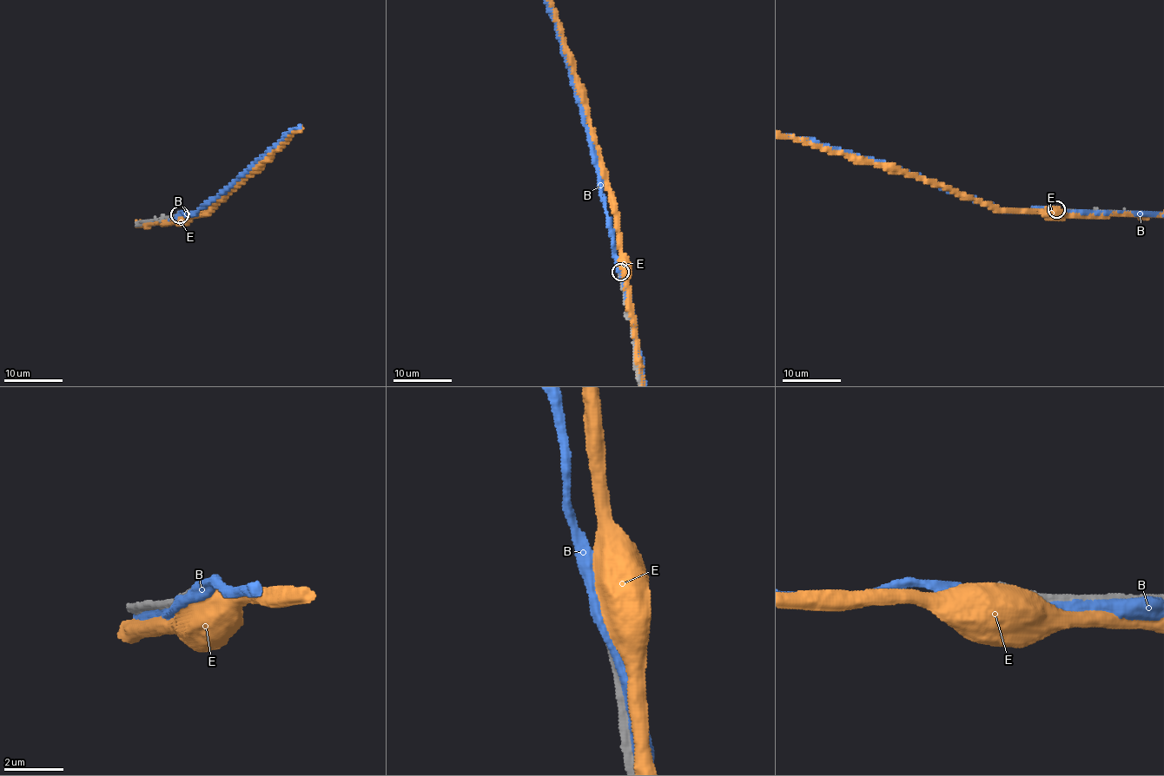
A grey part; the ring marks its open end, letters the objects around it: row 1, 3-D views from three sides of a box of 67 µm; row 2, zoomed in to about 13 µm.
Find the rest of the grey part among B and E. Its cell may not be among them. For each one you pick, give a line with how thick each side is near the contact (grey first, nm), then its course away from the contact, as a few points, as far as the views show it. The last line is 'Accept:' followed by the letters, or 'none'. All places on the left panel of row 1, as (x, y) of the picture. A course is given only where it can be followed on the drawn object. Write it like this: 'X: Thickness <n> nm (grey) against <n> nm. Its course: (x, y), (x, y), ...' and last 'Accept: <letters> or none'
Accept: none

